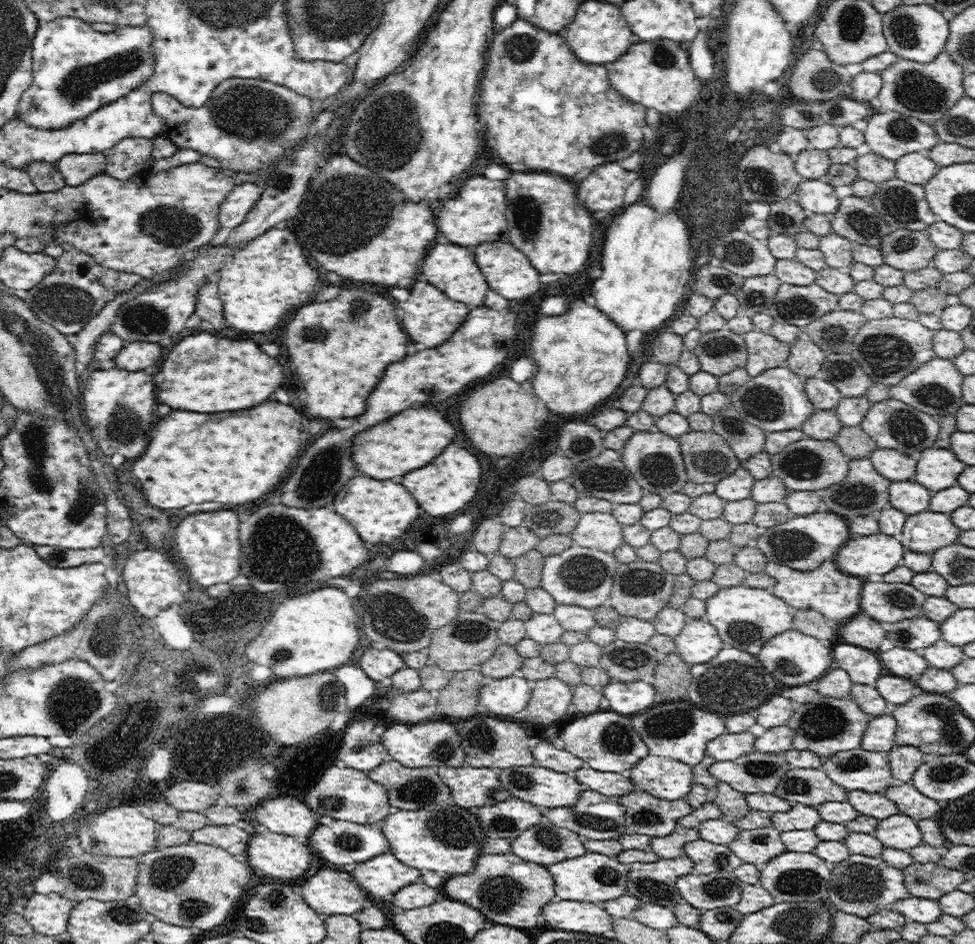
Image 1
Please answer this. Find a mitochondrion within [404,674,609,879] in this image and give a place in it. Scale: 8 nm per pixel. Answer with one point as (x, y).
(446, 827)

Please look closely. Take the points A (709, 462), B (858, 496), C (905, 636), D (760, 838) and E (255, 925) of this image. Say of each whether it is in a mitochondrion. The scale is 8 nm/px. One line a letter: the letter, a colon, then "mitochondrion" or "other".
A: mitochondrion
B: mitochondrion
C: mitochondrion
D: mitochondrion
E: mitochondrion

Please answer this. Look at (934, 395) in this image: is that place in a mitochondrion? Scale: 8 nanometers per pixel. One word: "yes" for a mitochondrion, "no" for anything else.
yes

